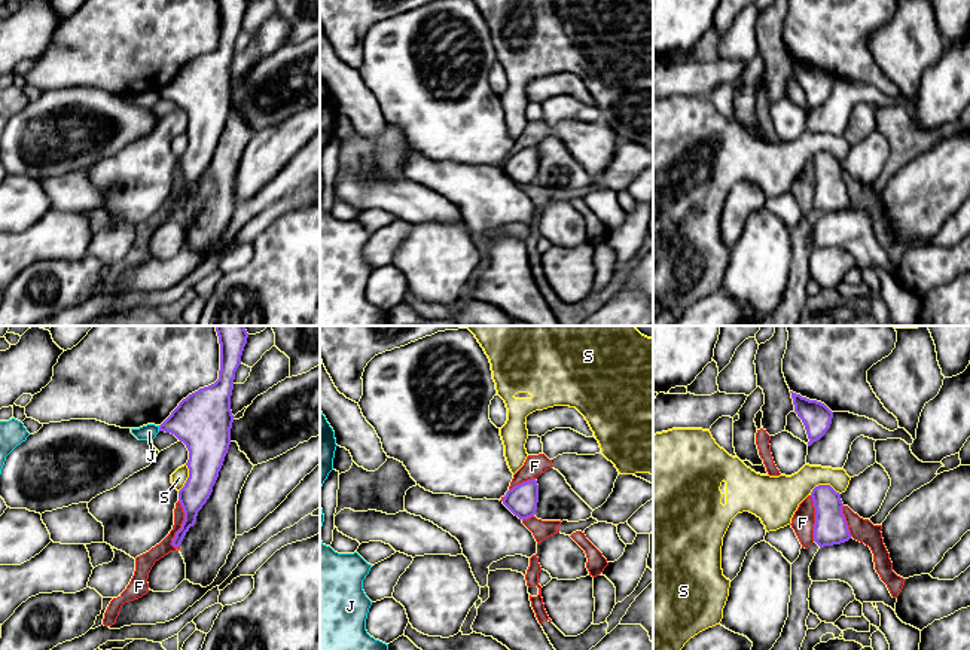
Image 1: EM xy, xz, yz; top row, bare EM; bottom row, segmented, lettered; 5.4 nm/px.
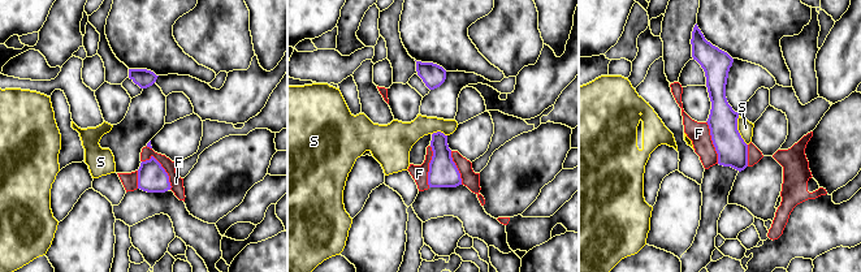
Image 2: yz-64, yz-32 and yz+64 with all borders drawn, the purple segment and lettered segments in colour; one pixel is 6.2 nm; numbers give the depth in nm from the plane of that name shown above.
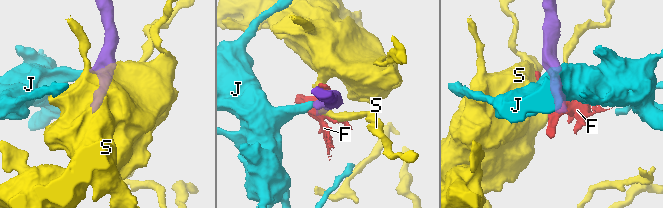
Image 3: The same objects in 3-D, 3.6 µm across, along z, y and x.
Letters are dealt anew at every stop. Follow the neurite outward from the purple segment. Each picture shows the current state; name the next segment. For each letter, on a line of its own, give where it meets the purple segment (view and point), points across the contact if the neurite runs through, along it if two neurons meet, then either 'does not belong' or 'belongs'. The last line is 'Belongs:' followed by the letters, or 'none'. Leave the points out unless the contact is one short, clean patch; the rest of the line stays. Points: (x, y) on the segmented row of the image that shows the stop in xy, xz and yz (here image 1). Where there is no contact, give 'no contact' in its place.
F: meets purple in xy at (182, 524); does not belong
J: meets purple in xy at (159, 429); border along xy (158, 426), (159, 430); does not belong
S: meets purple in yz at (824, 485); border along yz (810, 493), (818, 485), (830, 485), (839, 494); does not belong
Belongs: none

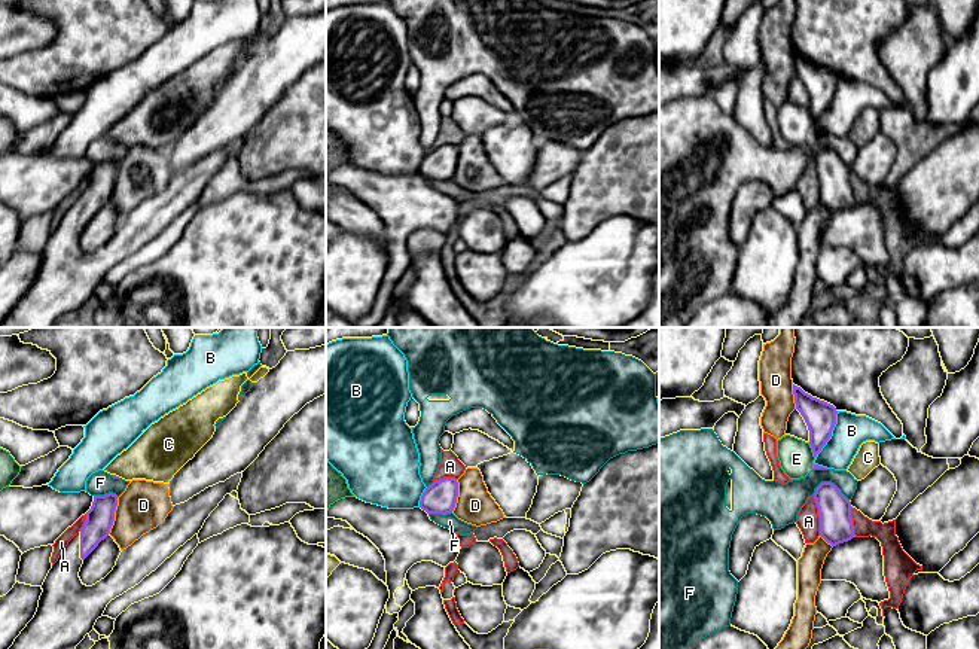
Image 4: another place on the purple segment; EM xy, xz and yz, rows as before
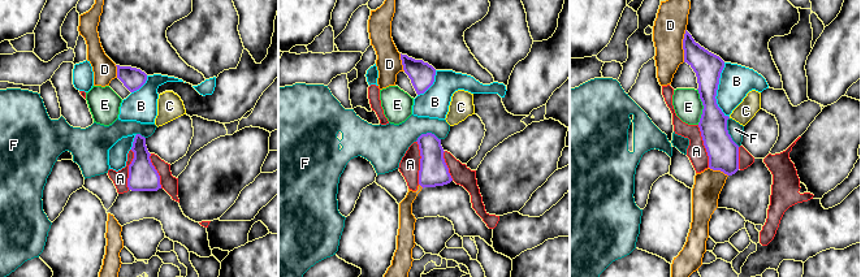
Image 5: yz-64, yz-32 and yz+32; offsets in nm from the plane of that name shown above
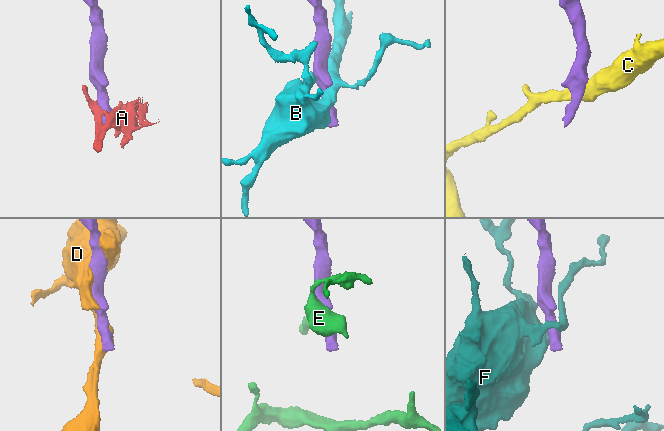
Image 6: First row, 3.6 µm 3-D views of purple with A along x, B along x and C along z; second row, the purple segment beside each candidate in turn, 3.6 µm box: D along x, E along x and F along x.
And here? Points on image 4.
A: meets purple in yz at (819, 515); does not belong
B: meets purple in yz at (830, 435); does not belong
C: meets purple in xy at (115, 475); border along xy (113, 474), (119, 477); does not belong
D: meets purple in xy at (113, 515); does not belong
E: meets purple in yz at (813, 450); border along yz (808, 442), (814, 457); does not belong
F: meets purple in yz at (830, 483); border along yz (813, 493), (822, 483), (832, 483), (848, 500); does not belong
Belongs: none

